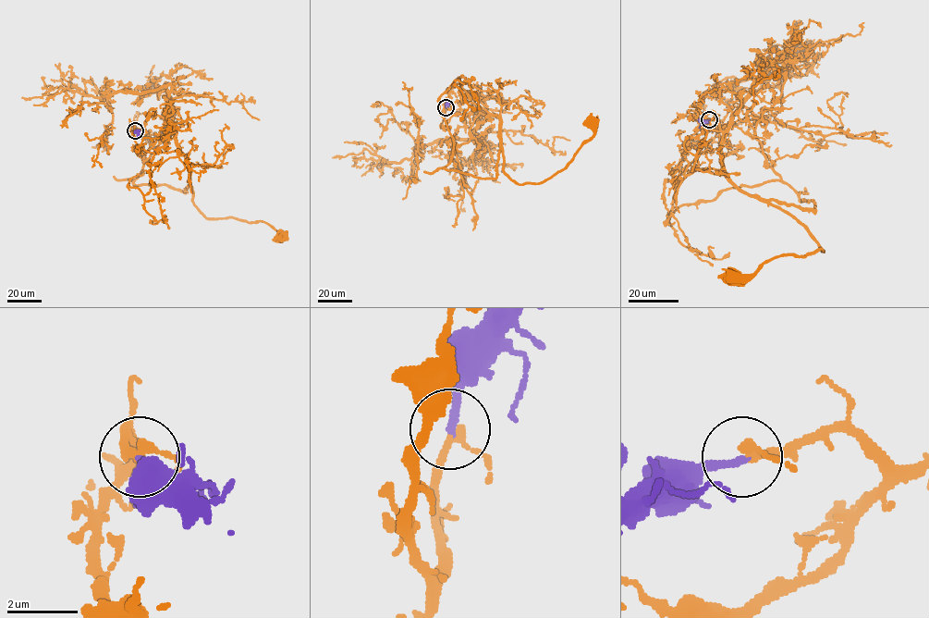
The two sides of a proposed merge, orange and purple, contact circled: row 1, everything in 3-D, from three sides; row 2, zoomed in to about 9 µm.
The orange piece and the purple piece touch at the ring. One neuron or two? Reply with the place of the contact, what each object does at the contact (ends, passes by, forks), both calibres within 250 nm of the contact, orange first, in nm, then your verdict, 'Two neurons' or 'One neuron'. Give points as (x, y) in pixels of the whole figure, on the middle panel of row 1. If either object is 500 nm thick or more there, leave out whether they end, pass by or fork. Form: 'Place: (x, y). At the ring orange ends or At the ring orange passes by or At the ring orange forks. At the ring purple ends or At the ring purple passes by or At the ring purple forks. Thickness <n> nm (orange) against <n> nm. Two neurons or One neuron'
Place: (446, 107). At the ring orange passes by. At the ring purple ends. Thickness 240 nm (orange) against 240 nm. One neuron

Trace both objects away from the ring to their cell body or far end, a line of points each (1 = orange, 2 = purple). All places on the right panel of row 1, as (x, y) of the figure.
1: (709, 119), (719, 122), (699, 152), (716, 149), (738, 187), (792, 215), (824, 251), (732, 278)
2: (709, 119), (701, 122), (698, 119)

